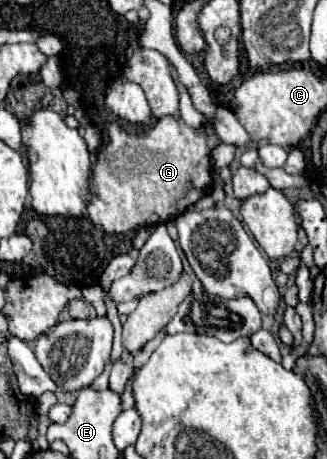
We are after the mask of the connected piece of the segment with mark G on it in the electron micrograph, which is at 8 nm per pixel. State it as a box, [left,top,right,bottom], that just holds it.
[88,117,222,235]

